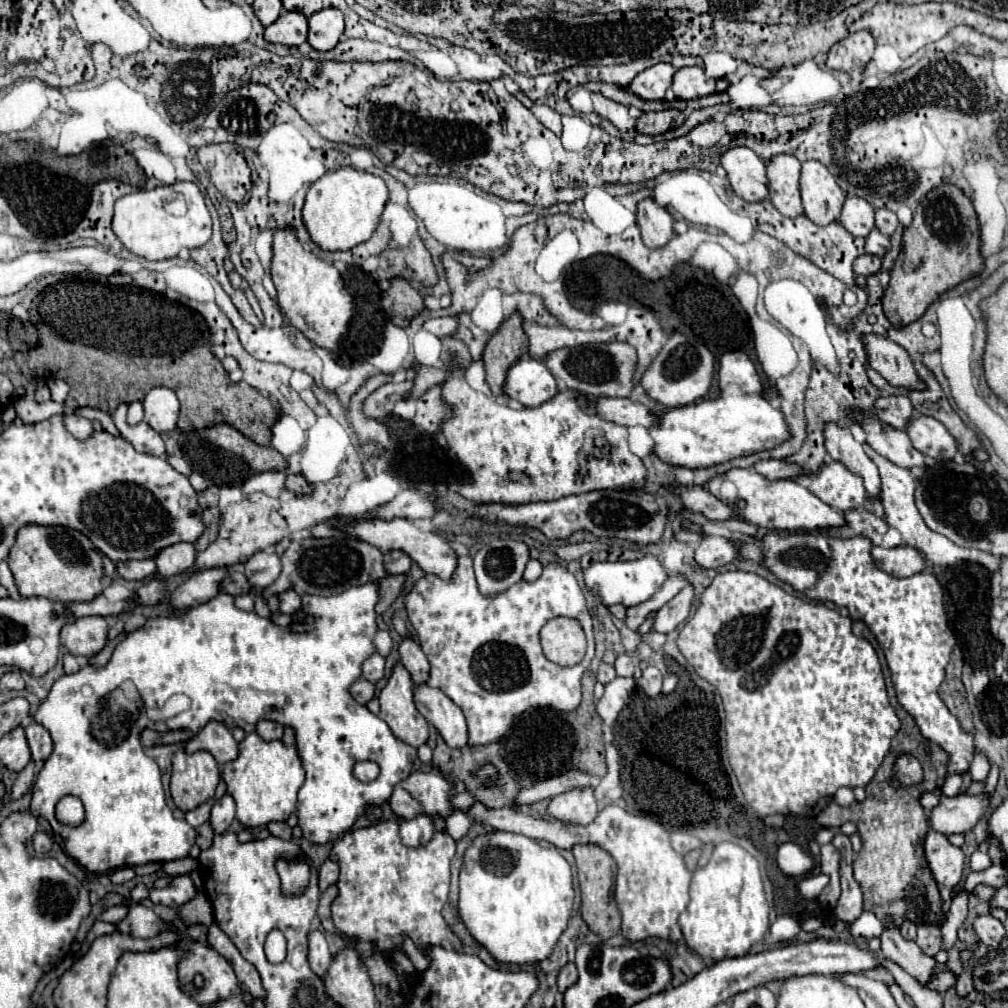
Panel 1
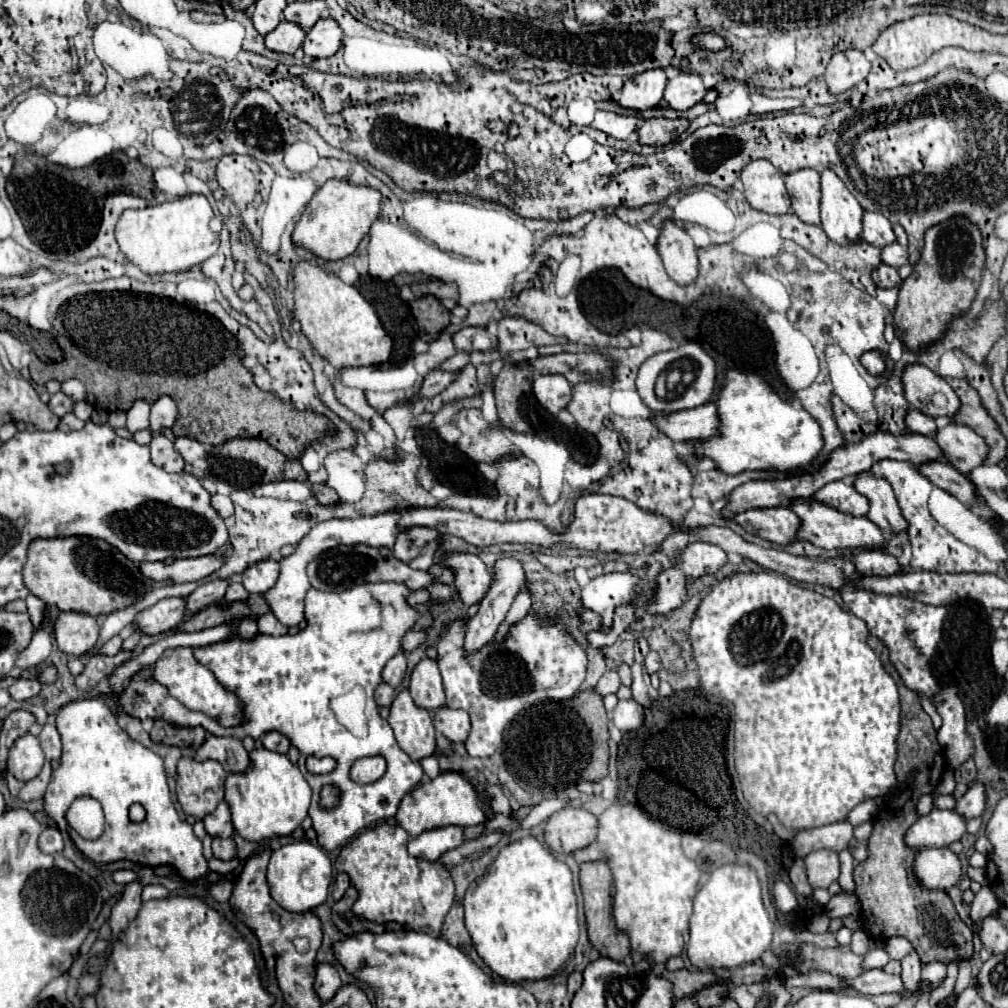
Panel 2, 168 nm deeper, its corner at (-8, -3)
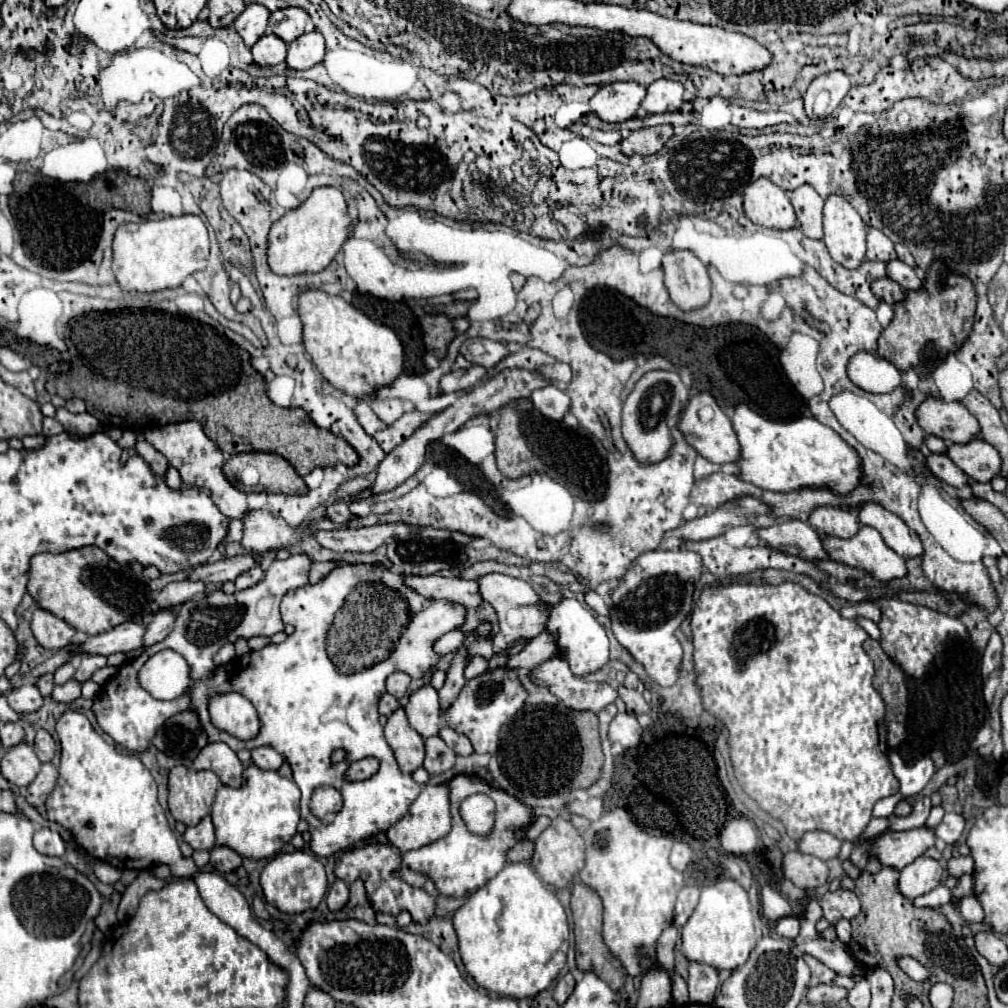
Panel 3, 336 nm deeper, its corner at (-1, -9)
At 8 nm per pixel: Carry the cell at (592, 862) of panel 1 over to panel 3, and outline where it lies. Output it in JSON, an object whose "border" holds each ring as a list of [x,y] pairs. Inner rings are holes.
{"border":[[[582,882],[572,886],[572,920],[574,920],[574,936],[576,936],[576,964],[582,972],[594,972],[602,978],[612,990],[622,988],[626,972],[618,958],[606,948],[602,940],[602,900],[600,896]]]}

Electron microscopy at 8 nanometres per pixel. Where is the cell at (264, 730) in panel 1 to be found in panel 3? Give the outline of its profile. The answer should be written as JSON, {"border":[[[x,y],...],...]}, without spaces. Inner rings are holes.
{"border":[[[260,746],[260,748],[254,748],[252,750],[252,762],[254,766],[258,766],[260,770],[278,770],[284,762],[284,758],[274,750],[274,748],[266,748],[266,746]]]}

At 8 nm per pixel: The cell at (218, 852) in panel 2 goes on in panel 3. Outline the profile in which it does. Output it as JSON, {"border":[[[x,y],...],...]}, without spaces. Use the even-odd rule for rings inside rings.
{"border":[[[218,846],[210,852],[210,864],[220,872],[220,874],[228,874],[234,872],[236,868],[242,866],[242,856],[236,854],[234,850],[226,848],[226,846]]]}

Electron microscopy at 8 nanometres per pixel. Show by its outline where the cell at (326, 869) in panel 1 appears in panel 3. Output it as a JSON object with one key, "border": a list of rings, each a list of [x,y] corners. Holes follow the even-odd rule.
{"border":[[[336,880],[328,892],[326,902],[332,912],[342,910],[342,906],[346,906],[346,902],[348,902],[348,886],[342,880]]]}

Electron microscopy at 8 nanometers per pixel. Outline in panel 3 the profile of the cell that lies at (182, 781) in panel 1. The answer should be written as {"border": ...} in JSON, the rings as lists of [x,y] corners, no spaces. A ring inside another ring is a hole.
{"border":[[[174,766],[168,780],[168,806],[174,820],[184,822],[186,826],[196,826],[210,814],[218,784],[220,778],[210,770],[194,772],[184,766]]]}

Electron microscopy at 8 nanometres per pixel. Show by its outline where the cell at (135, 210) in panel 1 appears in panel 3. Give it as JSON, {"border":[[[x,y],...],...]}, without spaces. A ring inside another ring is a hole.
{"border":[[[184,214],[178,218],[142,220],[138,224],[128,222],[122,224],[114,236],[112,270],[124,292],[160,292],[176,288],[186,276],[204,270],[208,248],[208,230],[200,216]]]}

